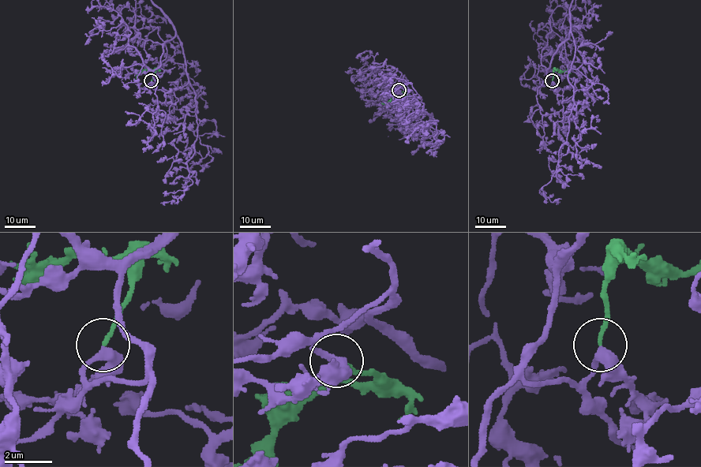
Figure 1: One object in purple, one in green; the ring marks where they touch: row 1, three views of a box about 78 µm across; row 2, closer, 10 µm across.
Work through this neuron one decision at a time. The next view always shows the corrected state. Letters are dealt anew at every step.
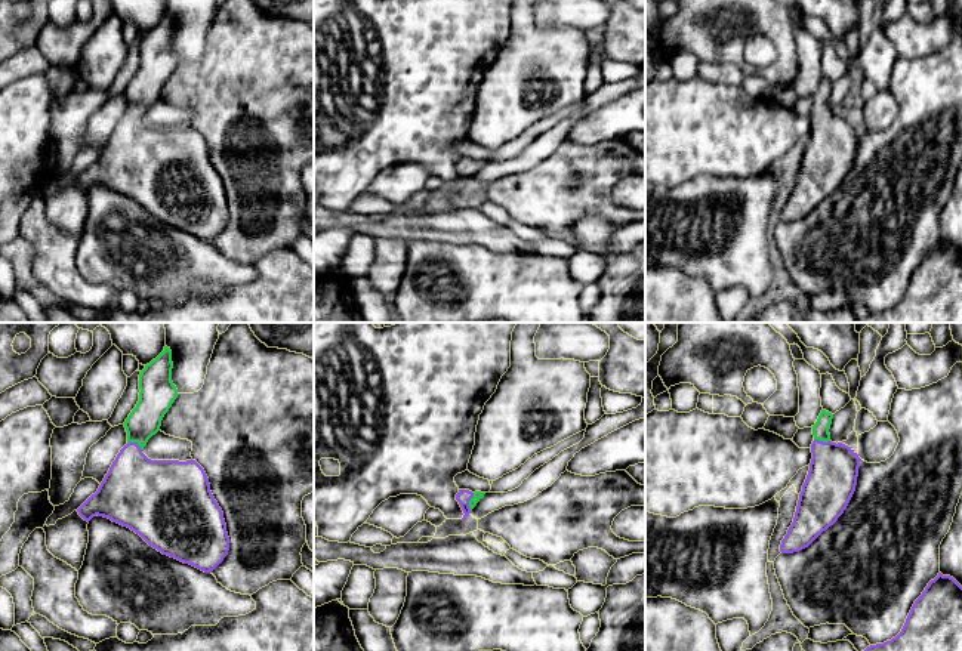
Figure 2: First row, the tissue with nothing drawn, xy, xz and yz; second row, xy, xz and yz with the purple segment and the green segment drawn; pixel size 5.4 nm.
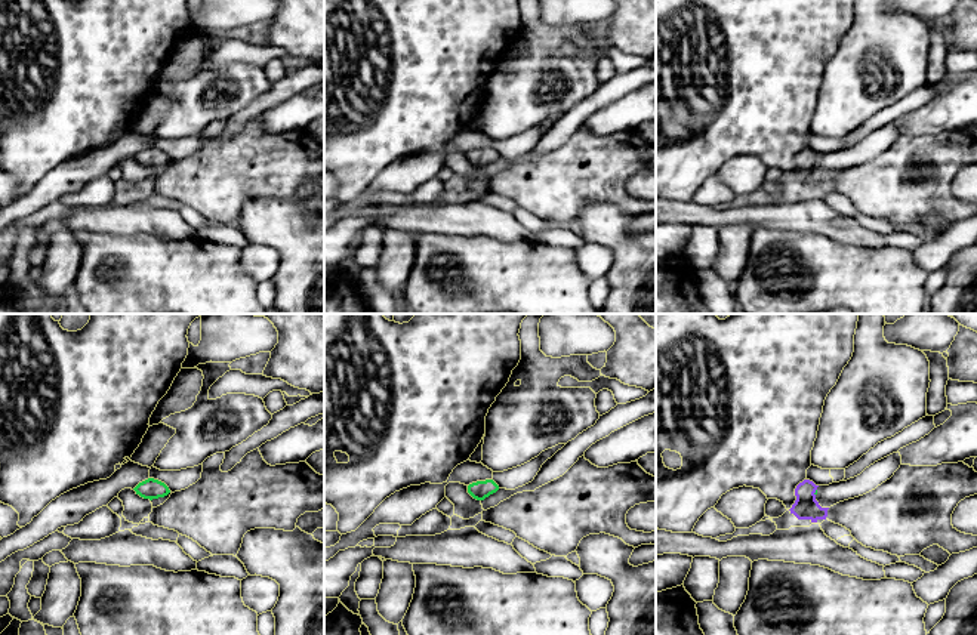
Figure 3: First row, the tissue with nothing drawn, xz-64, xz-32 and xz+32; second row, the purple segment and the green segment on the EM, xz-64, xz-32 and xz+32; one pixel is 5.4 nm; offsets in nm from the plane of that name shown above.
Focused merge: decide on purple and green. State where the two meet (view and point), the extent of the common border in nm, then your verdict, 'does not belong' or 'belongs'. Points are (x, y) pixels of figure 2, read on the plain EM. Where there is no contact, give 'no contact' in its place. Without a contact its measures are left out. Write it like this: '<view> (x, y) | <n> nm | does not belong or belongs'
xz (468, 170) | 110 nm | belongs

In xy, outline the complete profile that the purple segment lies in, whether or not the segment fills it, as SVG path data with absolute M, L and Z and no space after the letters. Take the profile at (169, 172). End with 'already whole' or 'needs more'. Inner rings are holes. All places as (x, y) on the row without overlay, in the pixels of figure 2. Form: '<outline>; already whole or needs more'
M164 15L164 19L141 40L139 70L123 92L127 112L117 123L98 160L77 181L87 191L96 183L108 186L139 203L163 223L212 241L228 223L229 206L223 181L210 160L204 138L192 127L151 129L142 121L179 64L172 50L172 37L172 19Z; needs more

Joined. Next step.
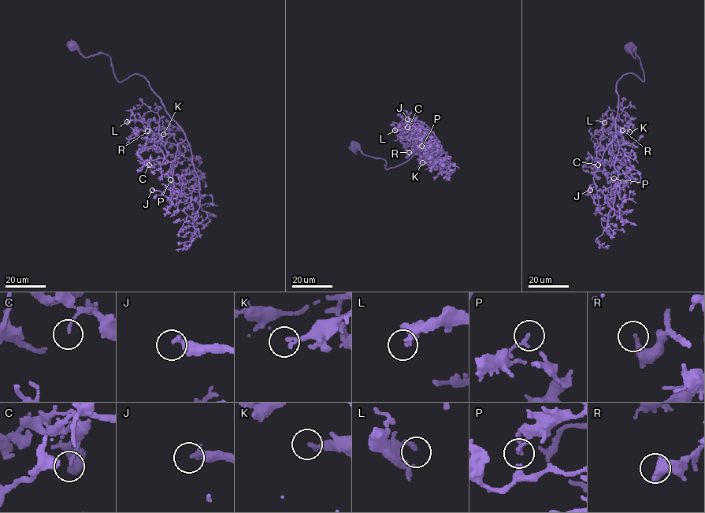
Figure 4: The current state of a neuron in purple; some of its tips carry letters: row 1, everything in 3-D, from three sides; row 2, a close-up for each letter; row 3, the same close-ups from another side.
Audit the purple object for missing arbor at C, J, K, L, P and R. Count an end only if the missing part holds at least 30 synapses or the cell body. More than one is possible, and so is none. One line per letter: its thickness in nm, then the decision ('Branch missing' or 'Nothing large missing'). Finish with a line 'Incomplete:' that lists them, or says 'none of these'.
C: Thickness 110 nm. Nothing large missing
J: Thickness 260 nm. Nothing large missing
K: Thickness 200 nm. Nothing large missing
L: Thickness 240 nm. Nothing large missing
P: Thickness 130 nm. Nothing large missing
R: Thickness 240 nm. Nothing large missing
Incomplete: none of these

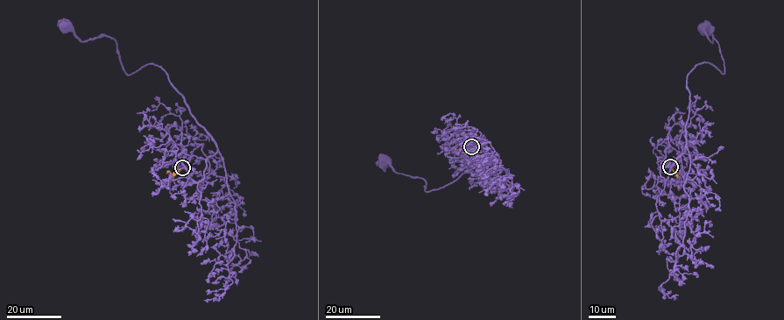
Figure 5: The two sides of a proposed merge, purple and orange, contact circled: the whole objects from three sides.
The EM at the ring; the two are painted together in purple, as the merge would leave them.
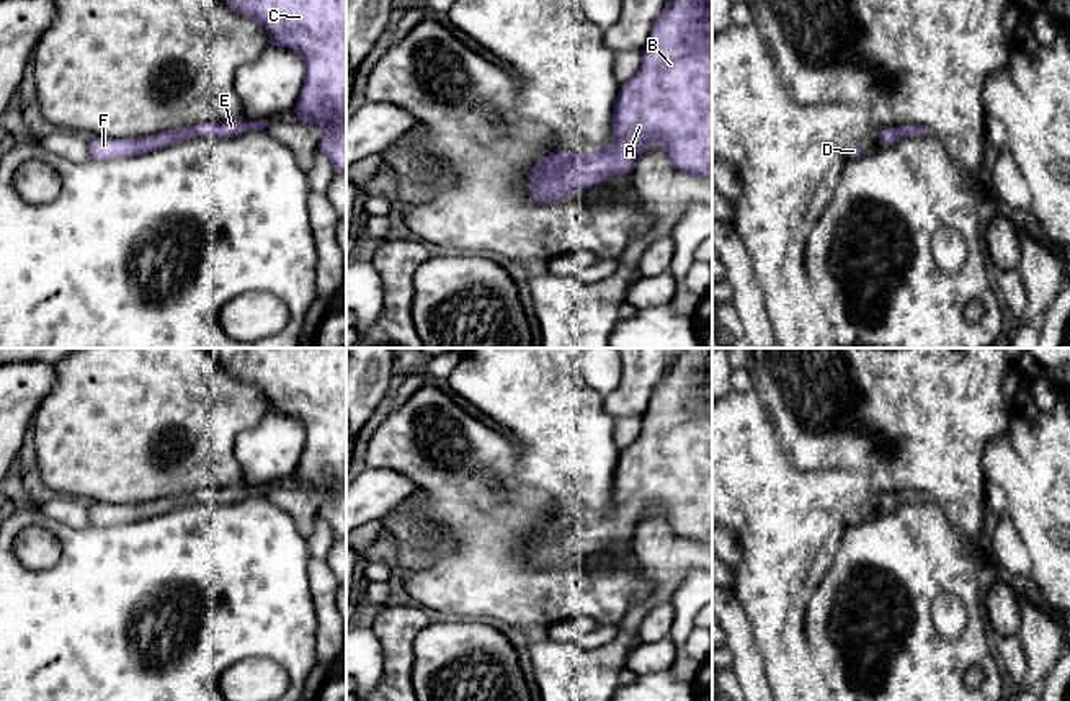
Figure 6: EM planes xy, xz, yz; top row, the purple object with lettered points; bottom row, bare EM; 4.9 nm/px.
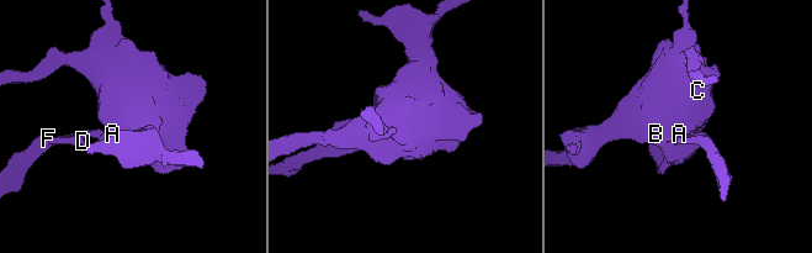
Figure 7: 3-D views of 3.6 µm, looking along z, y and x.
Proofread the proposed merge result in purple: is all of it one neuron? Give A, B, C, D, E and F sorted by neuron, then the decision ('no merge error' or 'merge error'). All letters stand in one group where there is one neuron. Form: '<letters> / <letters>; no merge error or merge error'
A B C D E F; no merge error

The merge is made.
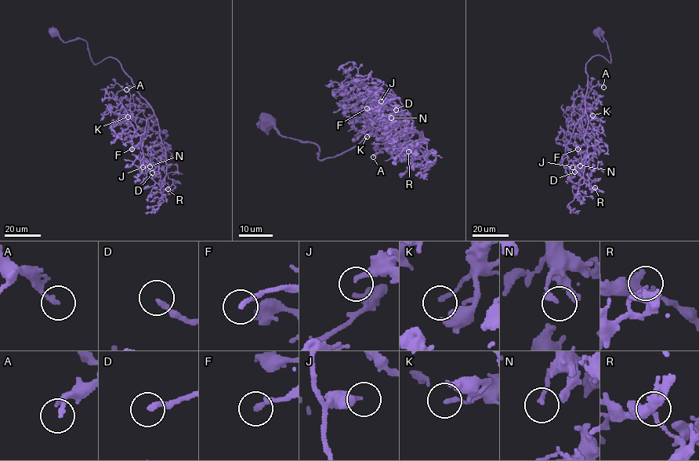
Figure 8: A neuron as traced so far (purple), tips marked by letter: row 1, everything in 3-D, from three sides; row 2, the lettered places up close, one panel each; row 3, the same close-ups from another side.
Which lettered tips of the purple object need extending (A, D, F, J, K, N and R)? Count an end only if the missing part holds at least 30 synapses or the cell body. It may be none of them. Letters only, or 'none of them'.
D, F, J

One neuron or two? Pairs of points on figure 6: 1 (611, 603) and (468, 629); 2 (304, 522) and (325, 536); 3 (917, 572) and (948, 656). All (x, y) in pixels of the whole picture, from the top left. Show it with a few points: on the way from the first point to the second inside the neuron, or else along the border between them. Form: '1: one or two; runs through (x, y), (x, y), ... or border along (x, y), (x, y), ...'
1: two; border along (445, 616), (472, 616), (477, 620)
2: two; border along (316, 515), (312, 535), (307, 540)
3: one; runs through (917, 593), (920, 633), (927, 639)

